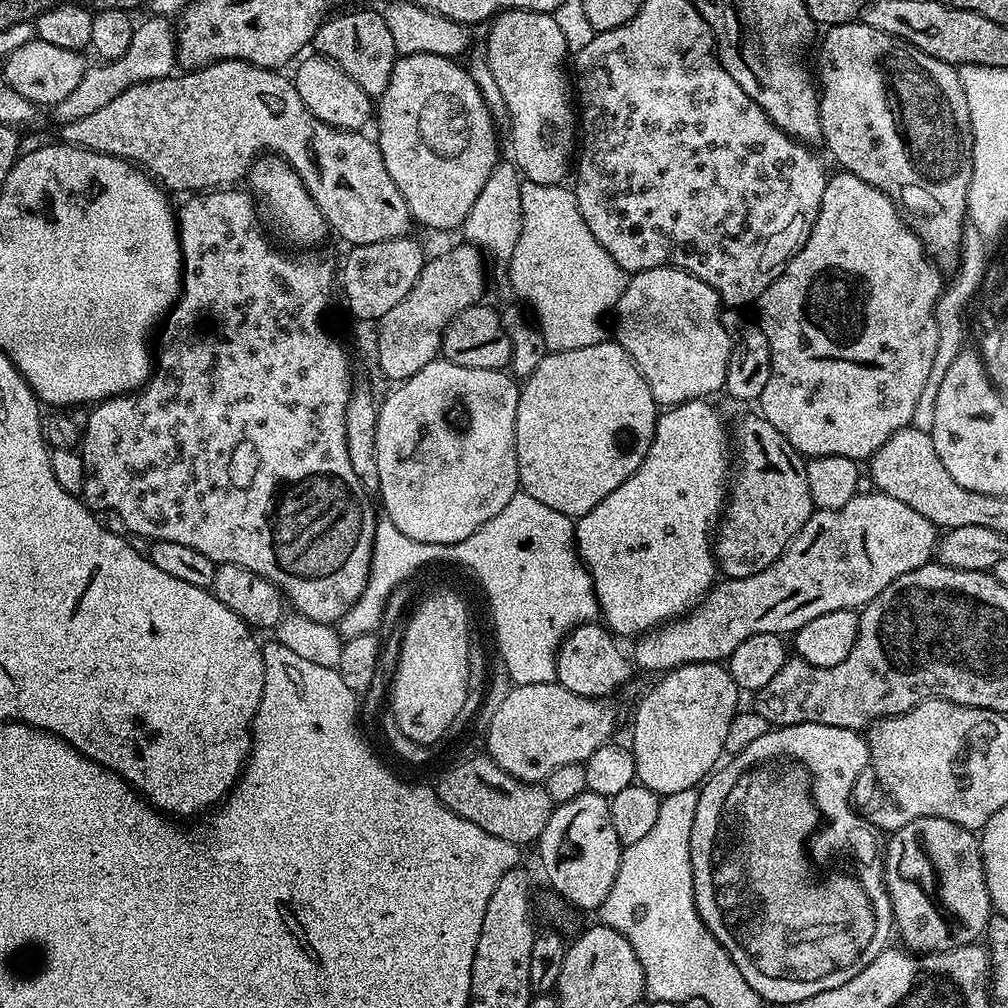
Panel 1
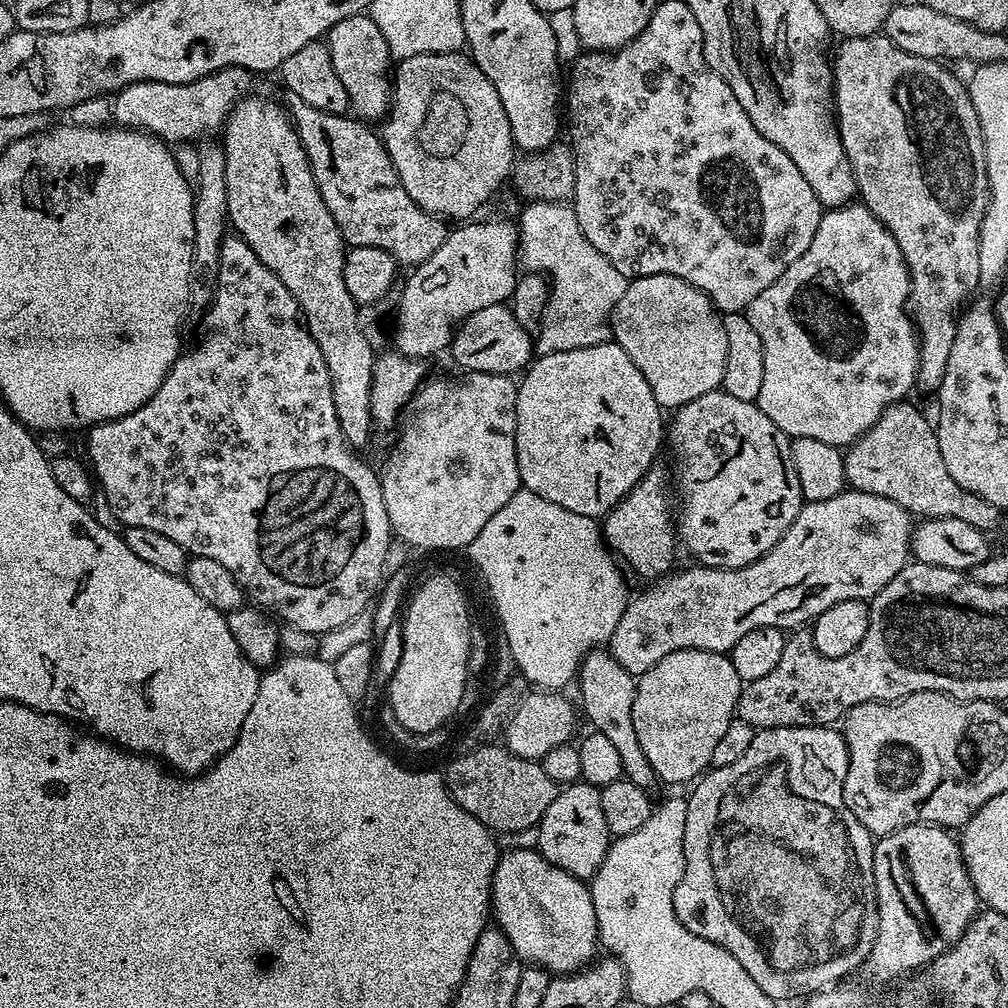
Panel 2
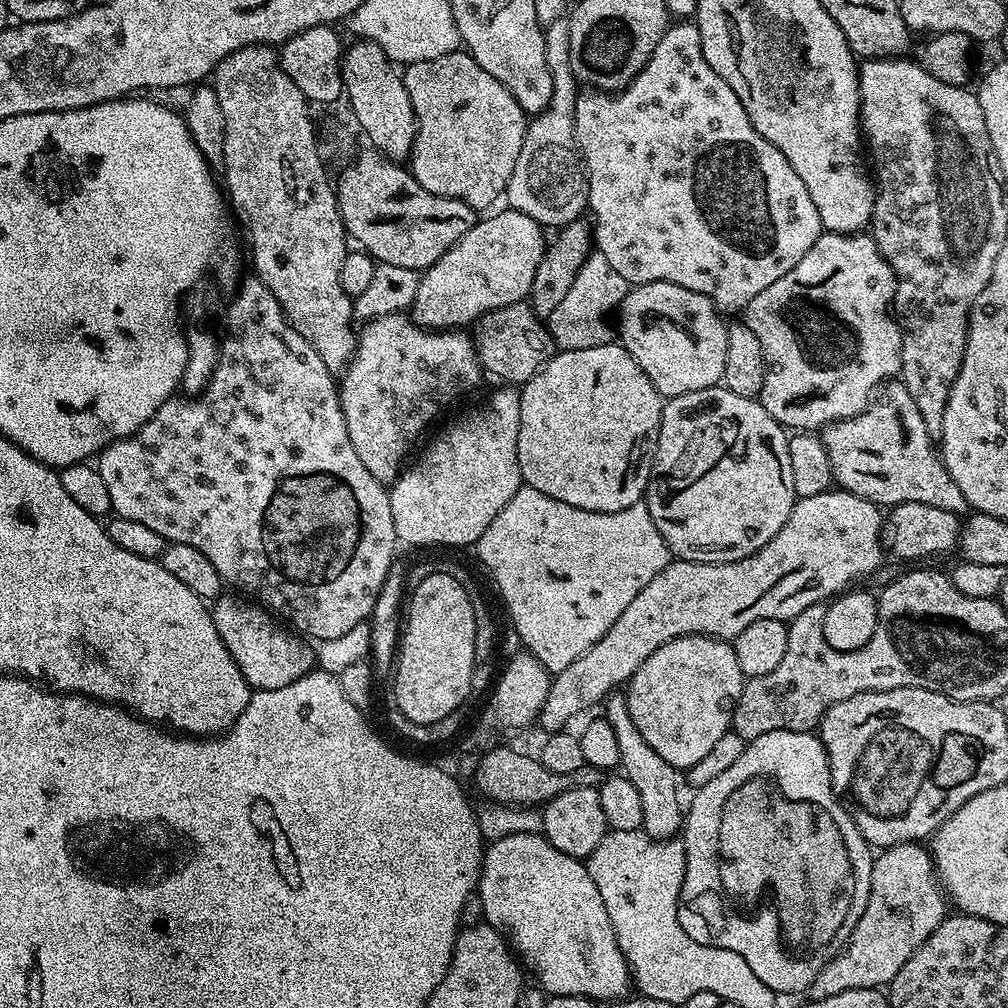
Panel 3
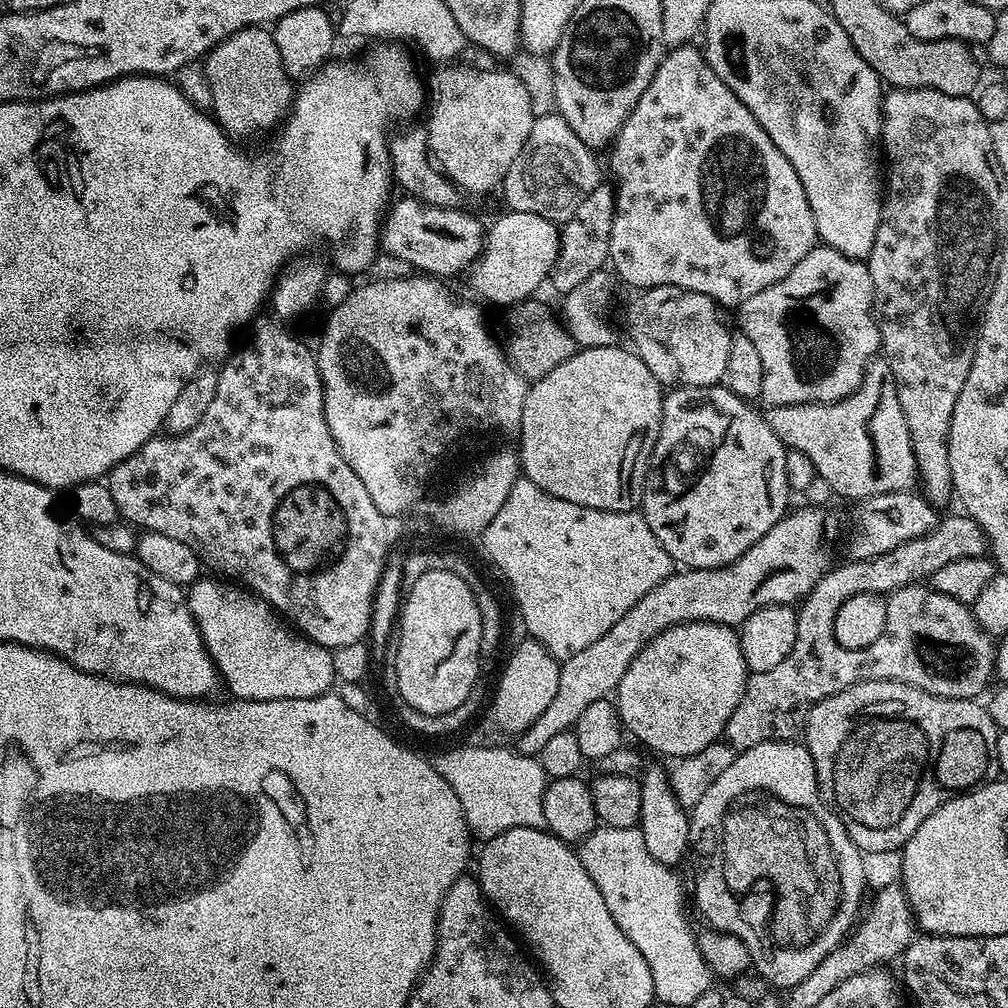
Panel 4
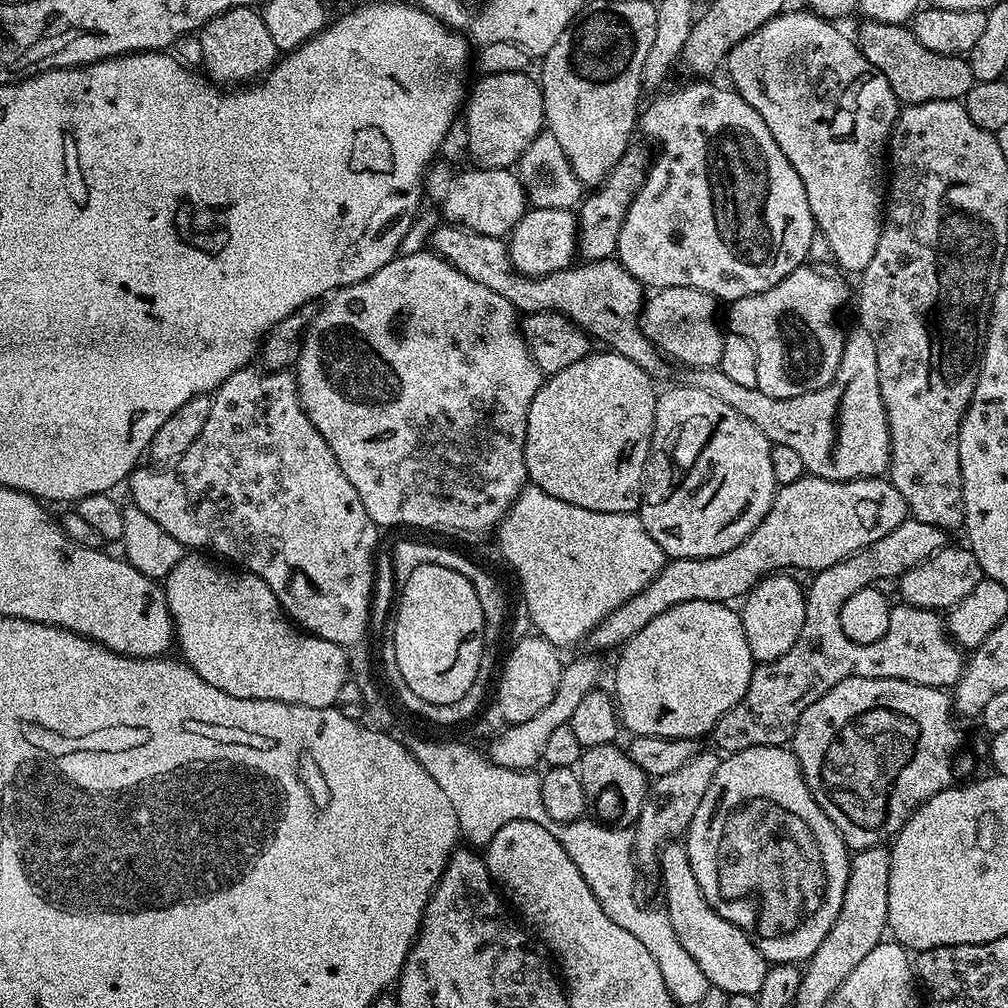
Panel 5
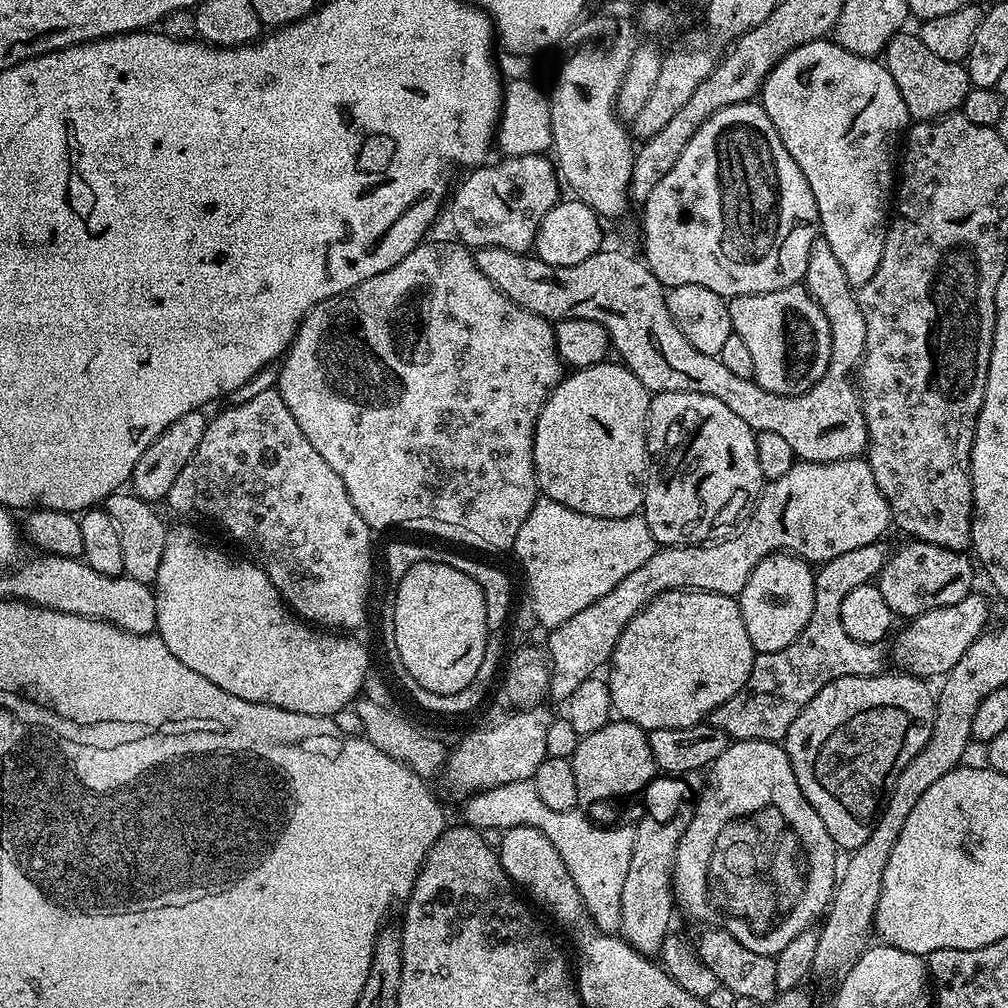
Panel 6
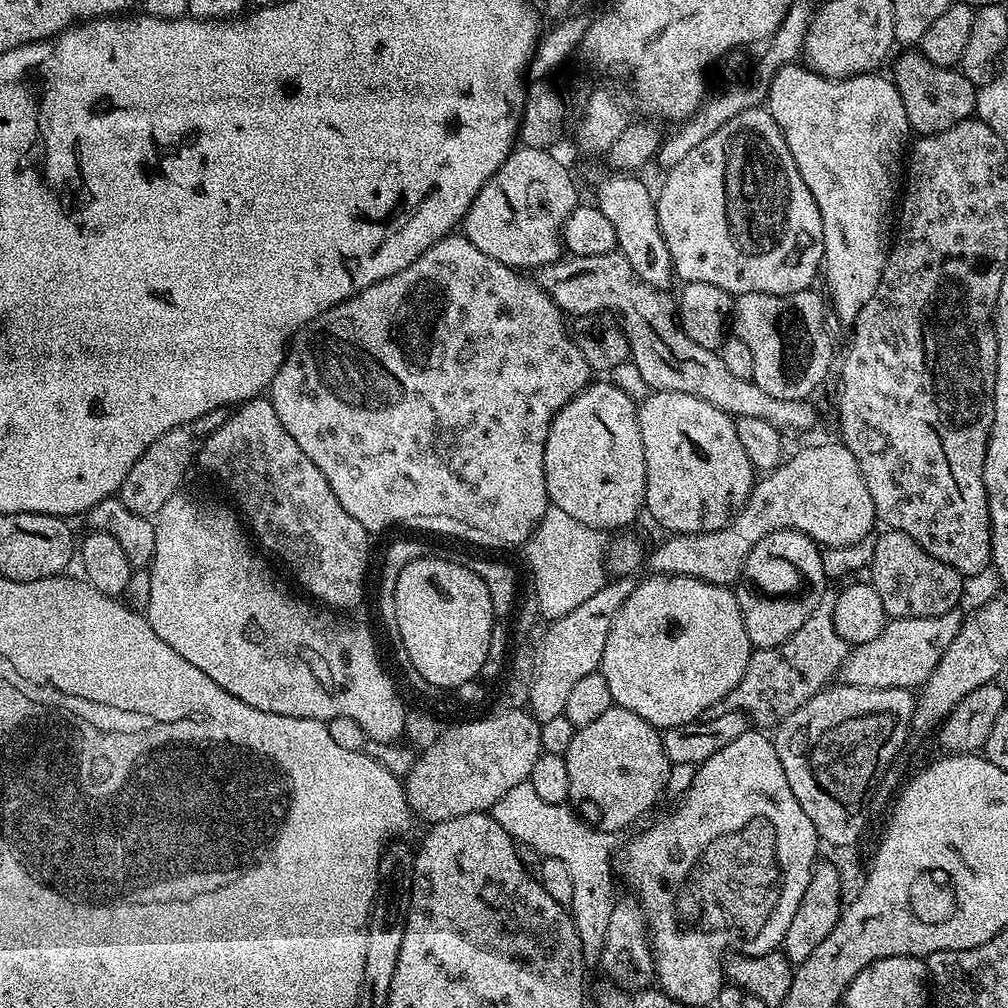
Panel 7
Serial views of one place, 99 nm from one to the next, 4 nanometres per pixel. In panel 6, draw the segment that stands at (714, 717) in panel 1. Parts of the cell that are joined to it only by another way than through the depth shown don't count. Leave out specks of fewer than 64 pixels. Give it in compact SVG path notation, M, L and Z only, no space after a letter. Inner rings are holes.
M691 590L664 592L655 596L628 623L612 651L606 683L612 695L615 715L645 730L694 727L707 721L715 708L734 698L734 694L746 686L756 653L750 634L746 634L746 622L742 622L739 603L733 597Z

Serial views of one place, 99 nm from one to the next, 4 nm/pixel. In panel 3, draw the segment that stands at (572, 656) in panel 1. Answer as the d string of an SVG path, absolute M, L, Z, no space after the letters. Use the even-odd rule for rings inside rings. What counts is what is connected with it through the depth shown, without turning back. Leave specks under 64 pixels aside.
M612 694L603 701L603 719L614 726L614 734L618 741L618 758L620 759L619 771L630 783L634 790L638 790L638 798L642 802L642 831L655 840L673 839L684 827L686 815L685 805L680 805L680 792L676 789L676 776L678 769L670 766L646 738L634 726L634 718L630 718L628 697L624 694Z

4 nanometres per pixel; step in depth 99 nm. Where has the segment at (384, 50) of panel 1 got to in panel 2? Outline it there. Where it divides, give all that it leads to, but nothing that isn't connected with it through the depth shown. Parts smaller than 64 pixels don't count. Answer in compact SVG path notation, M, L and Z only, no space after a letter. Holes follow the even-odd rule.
M368 14L342 18L342 22L338 22L328 32L326 43L330 50L330 62L334 62L334 74L338 74L342 87L346 89L351 111L365 122L383 121L392 106L394 80L390 75L393 53L382 30L378 30Z

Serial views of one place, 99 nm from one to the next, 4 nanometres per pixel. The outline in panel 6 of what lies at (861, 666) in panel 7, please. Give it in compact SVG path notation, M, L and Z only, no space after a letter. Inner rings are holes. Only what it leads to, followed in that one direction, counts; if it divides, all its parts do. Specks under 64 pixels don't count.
M979 594L962 598L954 606L938 606L938 610L926 610L926 614L911 617L900 633L895 633L896 641L890 644L890 656L896 659L897 669L917 678L937 676L943 678L956 665L958 658L970 650L970 646L989 627L988 600Z

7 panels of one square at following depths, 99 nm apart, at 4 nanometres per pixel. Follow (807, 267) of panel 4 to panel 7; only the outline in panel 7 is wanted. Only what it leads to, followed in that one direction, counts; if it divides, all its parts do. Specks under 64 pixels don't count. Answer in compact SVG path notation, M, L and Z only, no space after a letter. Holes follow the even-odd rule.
M805 290L803 292L795 292L794 294L786 294L785 296L775 296L774 294L762 294L761 292L745 292L737 295L734 300L734 307L730 317L731 327L734 329L734 335L742 338L742 342L746 342L746 347L751 350L754 357L754 374L752 381L758 386L762 386L762 390L766 390L766 394L772 395L773 398L786 398L787 400L808 400L811 392L823 382L828 376L828 367L832 364L832 344L828 341L828 332L824 329L824 308L826 312L826 304L820 301L820 296L816 290Z

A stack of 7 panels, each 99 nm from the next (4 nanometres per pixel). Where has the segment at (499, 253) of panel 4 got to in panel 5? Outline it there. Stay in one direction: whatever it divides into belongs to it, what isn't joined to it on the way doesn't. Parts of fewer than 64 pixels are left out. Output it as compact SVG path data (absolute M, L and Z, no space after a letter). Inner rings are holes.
M532 208L524 213L516 223L515 230L507 237L506 243L512 265L523 276L545 276L573 267L578 256L577 229L577 213L571 208L562 210Z

